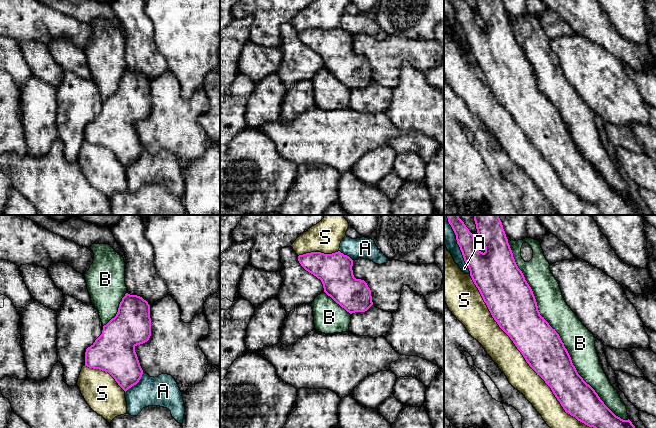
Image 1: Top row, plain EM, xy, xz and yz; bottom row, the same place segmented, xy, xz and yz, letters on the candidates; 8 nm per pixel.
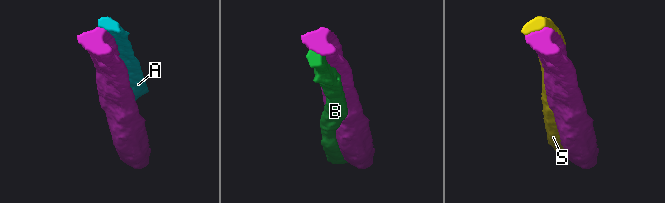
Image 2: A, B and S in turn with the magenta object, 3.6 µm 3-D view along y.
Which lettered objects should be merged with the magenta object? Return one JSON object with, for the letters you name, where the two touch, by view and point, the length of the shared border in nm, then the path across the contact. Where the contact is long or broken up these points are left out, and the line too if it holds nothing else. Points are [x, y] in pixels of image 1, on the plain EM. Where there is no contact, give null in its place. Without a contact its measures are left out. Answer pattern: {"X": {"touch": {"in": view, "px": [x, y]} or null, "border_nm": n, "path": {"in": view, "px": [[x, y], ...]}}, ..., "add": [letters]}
{"B": {"touch": {"in": "yz", "px": [557, 109]}, "border_nm": 1750}, "add": ["B"]}

